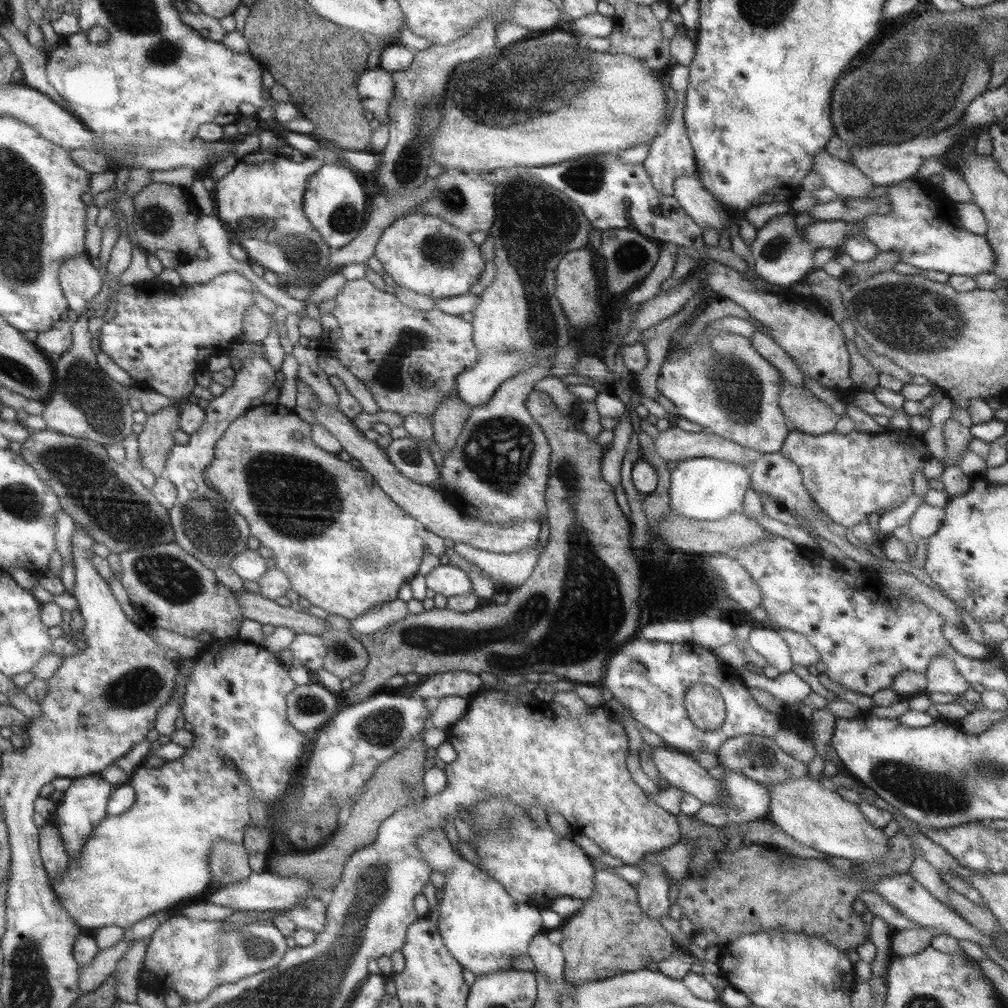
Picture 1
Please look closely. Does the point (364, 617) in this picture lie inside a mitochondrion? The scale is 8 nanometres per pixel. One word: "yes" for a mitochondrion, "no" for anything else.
no

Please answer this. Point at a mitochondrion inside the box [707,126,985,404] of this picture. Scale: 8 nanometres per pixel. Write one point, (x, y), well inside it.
(905, 319)

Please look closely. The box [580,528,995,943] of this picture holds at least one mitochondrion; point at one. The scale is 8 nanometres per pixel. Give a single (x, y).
(940, 795)

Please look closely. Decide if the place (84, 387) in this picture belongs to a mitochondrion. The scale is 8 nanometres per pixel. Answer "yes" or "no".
yes

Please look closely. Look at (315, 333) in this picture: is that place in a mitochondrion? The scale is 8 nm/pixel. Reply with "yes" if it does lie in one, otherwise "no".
no

